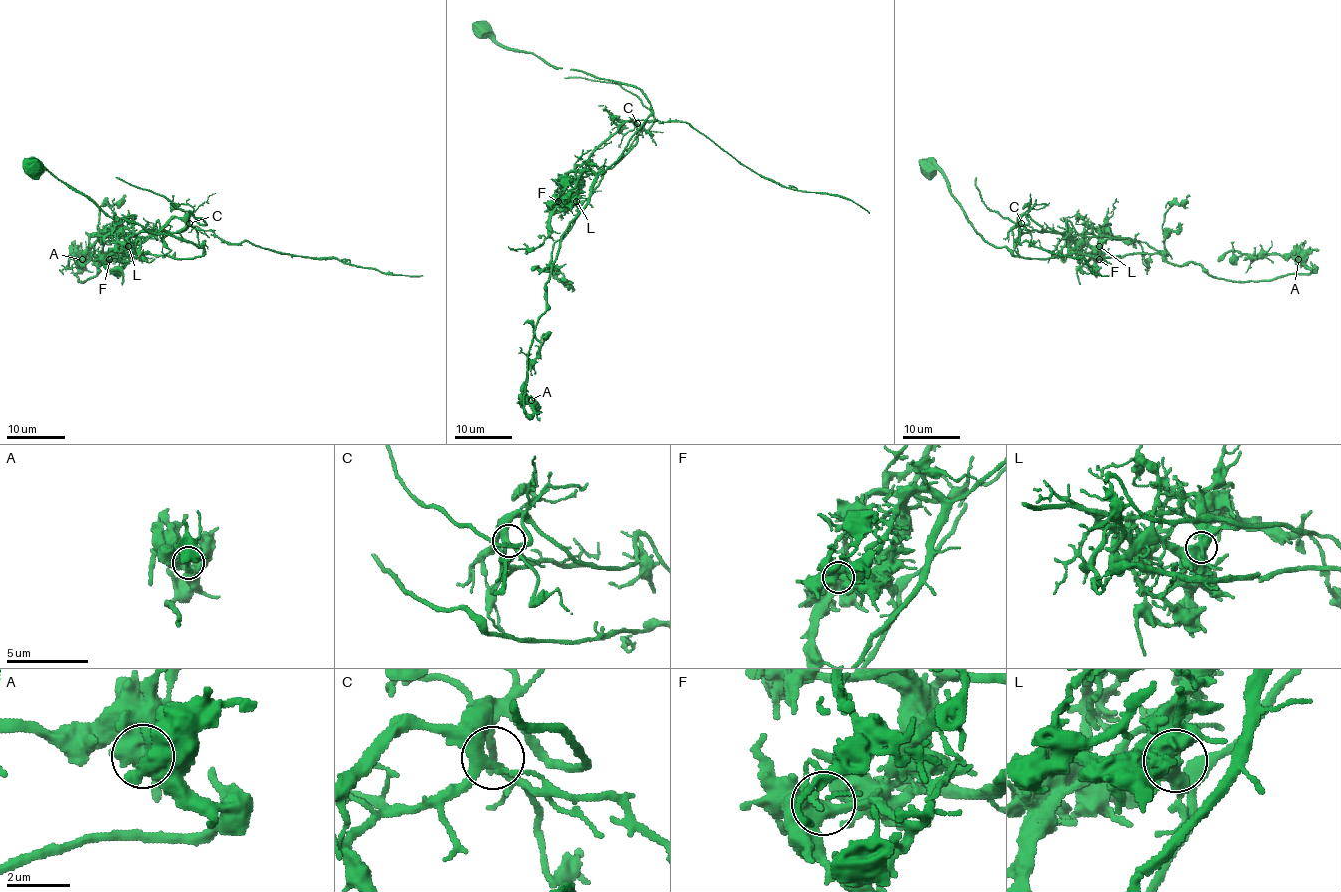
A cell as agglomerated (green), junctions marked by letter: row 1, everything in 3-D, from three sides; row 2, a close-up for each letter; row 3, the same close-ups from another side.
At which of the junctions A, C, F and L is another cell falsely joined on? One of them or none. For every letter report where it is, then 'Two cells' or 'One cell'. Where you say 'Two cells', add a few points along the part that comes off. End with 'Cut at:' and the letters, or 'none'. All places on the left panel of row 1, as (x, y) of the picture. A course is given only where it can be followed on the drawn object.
A: Place: (82, 259). One cell
C: Place: (189, 223). One cell
F: Place: (109, 259). One cell
L: Place: (128, 246). Two cells. Course of the part to remove: (128, 246), (125, 235), (173, 232), (188, 224), (212, 230), (230, 243), (249, 240), (285, 254), (423, 275)
Cut at: L

